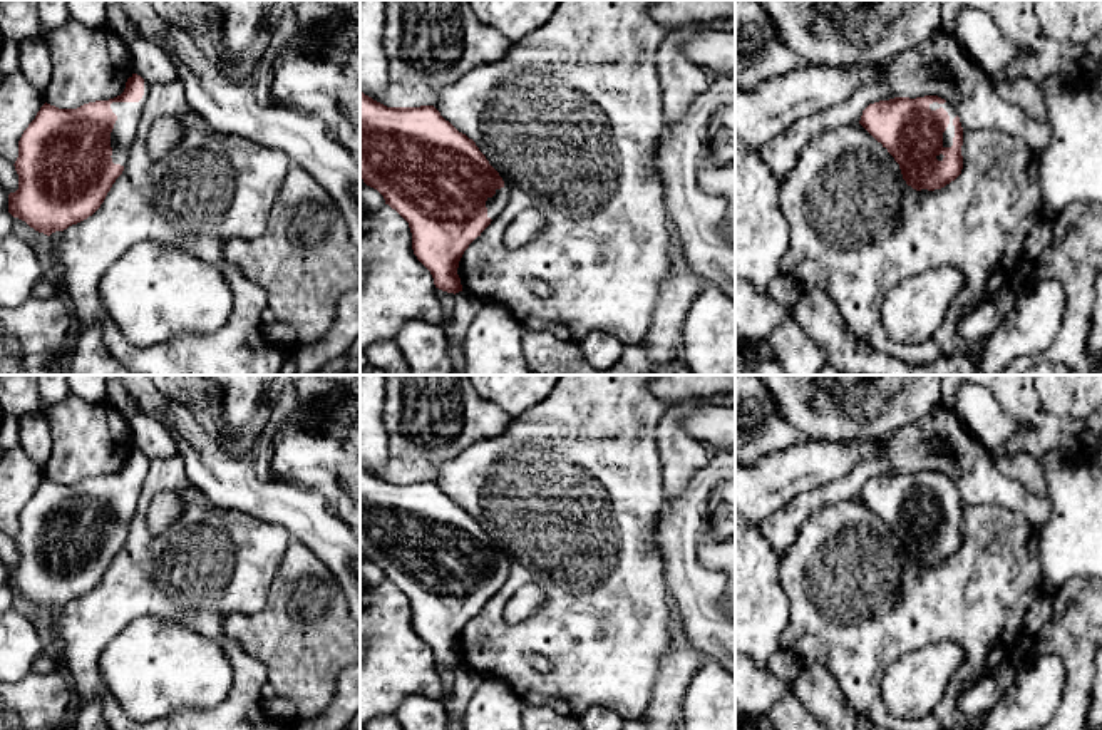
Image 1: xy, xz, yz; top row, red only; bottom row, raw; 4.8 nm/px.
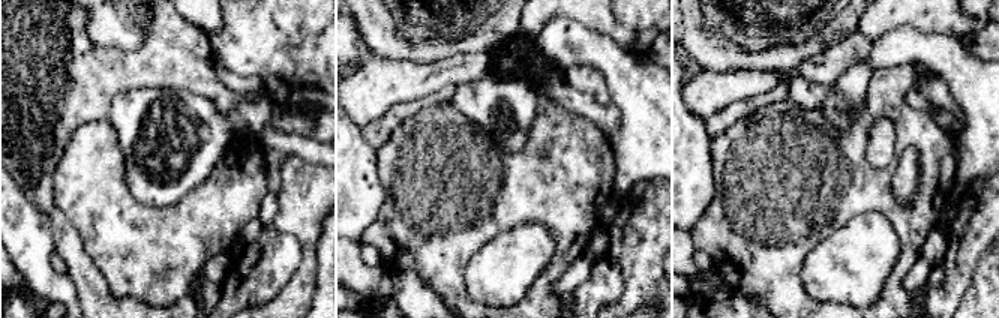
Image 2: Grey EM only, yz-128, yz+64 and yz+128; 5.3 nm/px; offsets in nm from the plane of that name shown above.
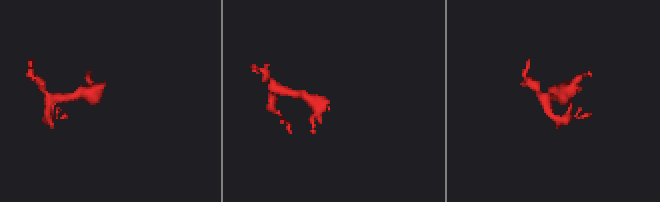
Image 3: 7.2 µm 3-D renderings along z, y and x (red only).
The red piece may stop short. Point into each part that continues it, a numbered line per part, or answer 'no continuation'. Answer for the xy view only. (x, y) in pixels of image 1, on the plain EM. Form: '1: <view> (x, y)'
1: xy (123, 509)

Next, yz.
1: yz (948, 509)

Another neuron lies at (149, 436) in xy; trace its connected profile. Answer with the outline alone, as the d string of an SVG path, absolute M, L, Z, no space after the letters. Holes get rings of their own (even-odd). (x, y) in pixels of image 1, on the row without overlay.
M142 412L129 420L129 435L134 449L141 450L149 460L178 455L176 439L167 427Z

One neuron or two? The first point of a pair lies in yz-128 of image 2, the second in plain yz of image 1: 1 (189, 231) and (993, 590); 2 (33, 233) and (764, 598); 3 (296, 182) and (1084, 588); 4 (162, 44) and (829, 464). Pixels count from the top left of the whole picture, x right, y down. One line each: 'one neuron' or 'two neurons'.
1: one neuron
2: one neuron
3: one neuron
4: two neurons

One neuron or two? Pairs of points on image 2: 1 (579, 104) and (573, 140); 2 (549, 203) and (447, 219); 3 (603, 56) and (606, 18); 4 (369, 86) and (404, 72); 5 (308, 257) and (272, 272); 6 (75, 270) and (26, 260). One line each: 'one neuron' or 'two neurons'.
1: two neurons
2: one neuron
3: two neurons
4: one neuron
5: two neurons
6: two neurons

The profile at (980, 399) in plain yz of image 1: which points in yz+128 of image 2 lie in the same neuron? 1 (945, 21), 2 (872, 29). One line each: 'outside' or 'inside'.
1: outside
2: outside

